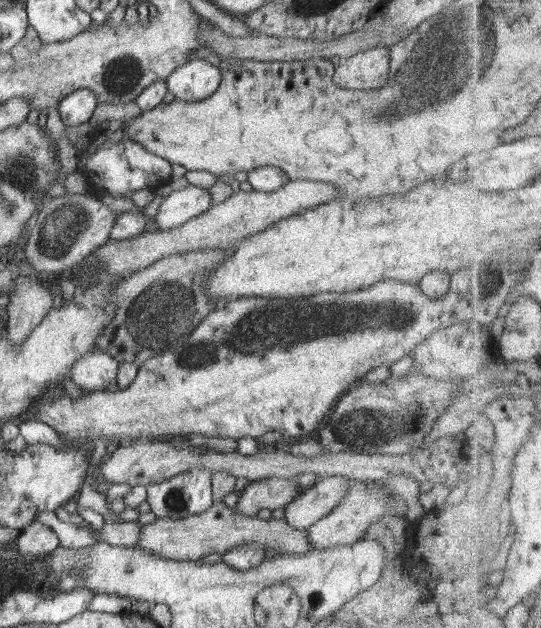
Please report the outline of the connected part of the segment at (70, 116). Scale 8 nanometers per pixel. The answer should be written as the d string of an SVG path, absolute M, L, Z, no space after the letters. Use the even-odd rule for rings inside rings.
M80 89L61 100L58 111L66 126L76 126L86 121L92 121L98 107L92 89Z

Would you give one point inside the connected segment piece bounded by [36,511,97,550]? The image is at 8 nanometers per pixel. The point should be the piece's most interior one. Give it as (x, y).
(79, 536)

